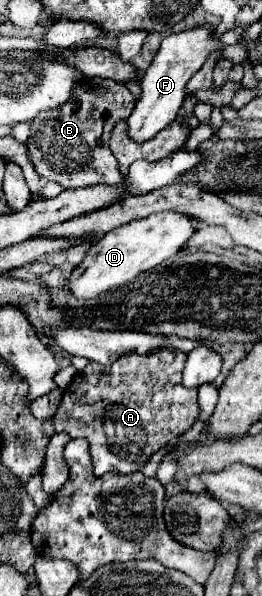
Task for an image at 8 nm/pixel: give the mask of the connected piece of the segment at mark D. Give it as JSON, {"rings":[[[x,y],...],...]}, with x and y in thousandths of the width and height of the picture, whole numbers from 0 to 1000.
{"rings":[[[618,356],[580,359],[542,369],[504,369],[496,376],[412,389],[374,406],[344,413],[313,443],[275,453],[260,470],[260,487],[298,503],[374,500],[420,487],[443,487],[489,473],[504,473],[527,460],[580,453],[588,446],[618,443],[626,436],[656,433],[710,403],[740,393],[740,376],[710,359],[679,356]]]}

